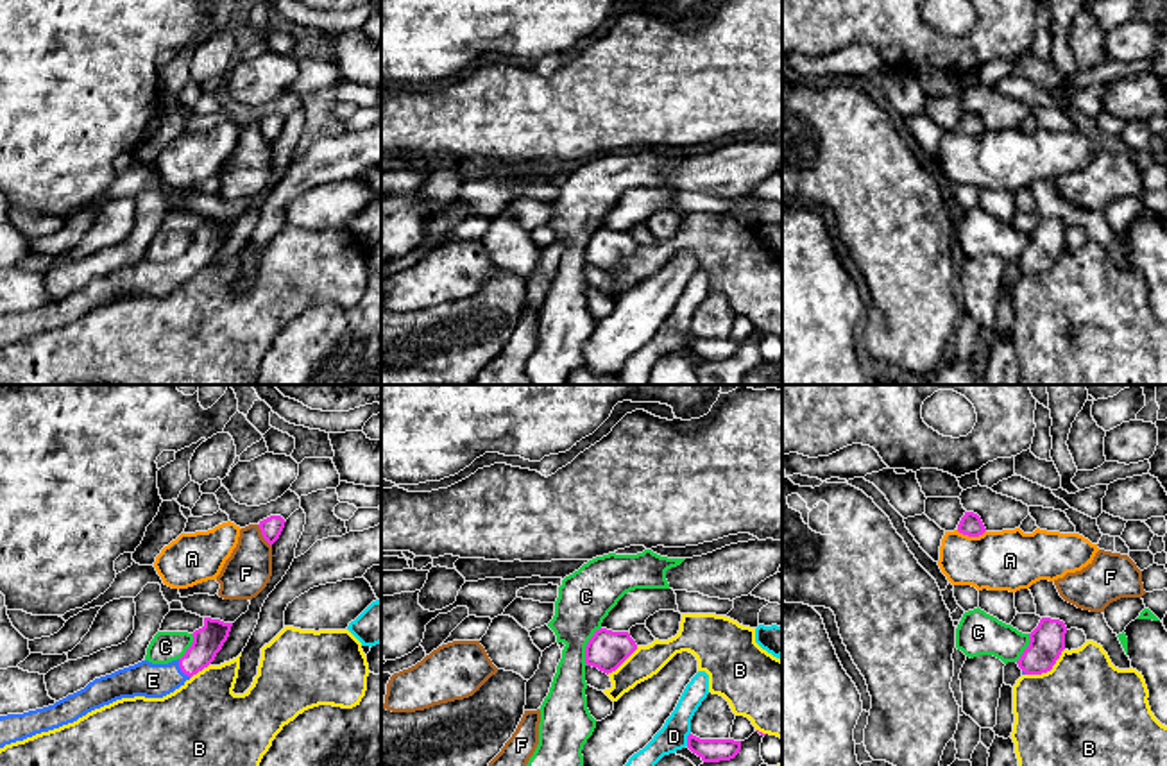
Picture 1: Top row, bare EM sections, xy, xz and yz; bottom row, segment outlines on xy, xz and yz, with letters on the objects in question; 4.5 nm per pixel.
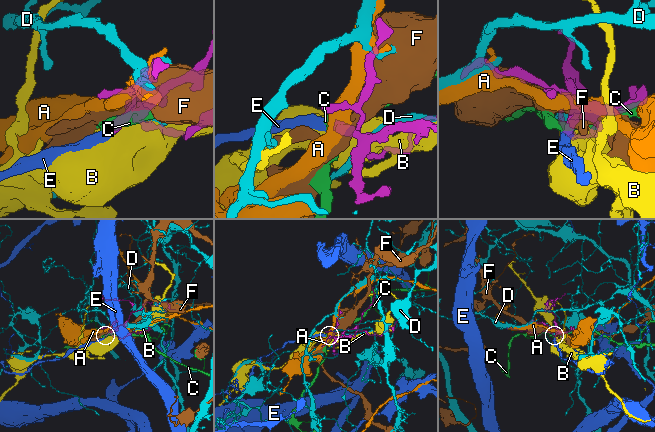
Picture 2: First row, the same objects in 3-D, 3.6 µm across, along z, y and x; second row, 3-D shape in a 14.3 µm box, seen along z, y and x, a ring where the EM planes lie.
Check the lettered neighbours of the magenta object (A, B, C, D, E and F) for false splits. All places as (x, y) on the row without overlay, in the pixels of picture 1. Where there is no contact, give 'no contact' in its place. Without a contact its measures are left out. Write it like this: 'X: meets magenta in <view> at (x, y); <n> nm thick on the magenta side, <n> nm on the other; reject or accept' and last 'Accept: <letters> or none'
A: meets magenta in yz at (971, 135); 100 nm thick on the magenta side, 280 nm on the other; reject
B: meets magenta in yz at (1047, 269); 160 nm thick on the magenta side, 480 nm on the other; reject
C: meets magenta in xz at (586, 246); 180 nm thick on the magenta side, 240 nm on the other; reject
D: meets magenta in xz at (688, 339); 110 nm thick on the magenta side, 130 nm on the other; reject
E: meets magenta in xy at (181, 269); 140 nm thick on the magenta side, 160 nm on the other; accept
F: meets magenta in xy at (262, 133); 100 nm thick on the magenta side, 220 nm on the other; reject
Accept: E

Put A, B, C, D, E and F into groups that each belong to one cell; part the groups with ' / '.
A / B / C / D / E / F

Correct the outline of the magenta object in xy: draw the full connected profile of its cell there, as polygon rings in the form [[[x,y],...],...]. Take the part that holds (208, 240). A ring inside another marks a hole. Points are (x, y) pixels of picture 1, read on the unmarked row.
[[[204,217],[186,252],[168,263],[141,260],[111,274],[95,277],[84,288],[54,304],[23,313],[0,315],[0,347],[41,331],[73,322],[88,311],[122,297],[163,297],[208,267],[229,236],[233,222]]]

